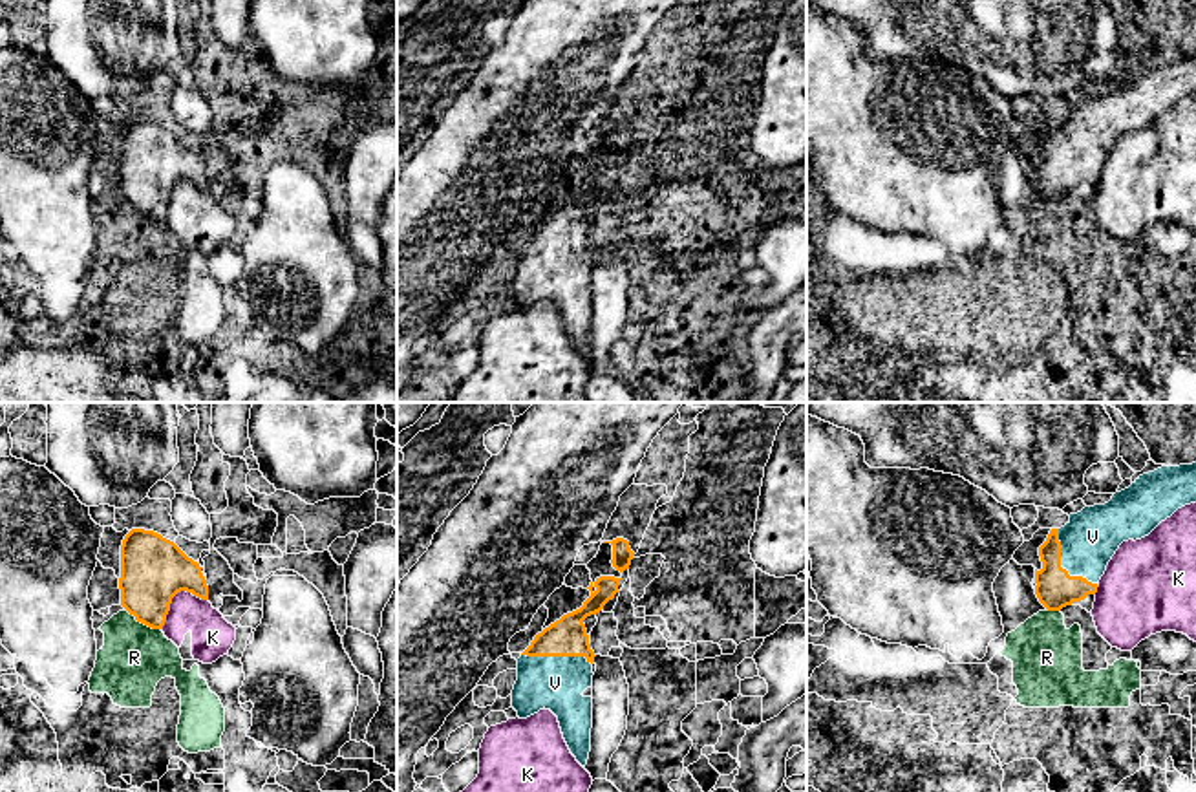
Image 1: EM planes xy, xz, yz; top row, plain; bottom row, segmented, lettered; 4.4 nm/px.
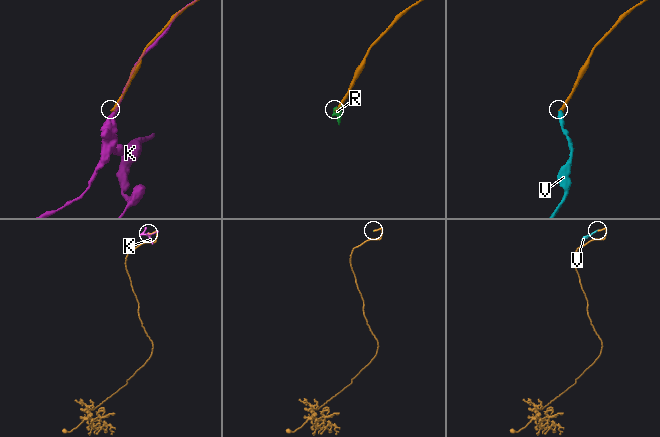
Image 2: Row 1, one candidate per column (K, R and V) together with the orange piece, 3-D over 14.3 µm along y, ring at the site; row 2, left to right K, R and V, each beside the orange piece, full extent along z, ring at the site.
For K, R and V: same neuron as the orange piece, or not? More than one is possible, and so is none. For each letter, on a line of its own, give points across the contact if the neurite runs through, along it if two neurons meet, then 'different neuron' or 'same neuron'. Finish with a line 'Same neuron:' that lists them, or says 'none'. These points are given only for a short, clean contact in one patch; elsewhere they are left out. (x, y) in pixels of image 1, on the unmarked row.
K: different neuron
R: along xy (127, 200), (138, 211), (160, 220) | different neuron
V: across yz (1056, 180), (1059, 174), (1059, 156), (1092, 127) | same neuron
Same neuron: V

